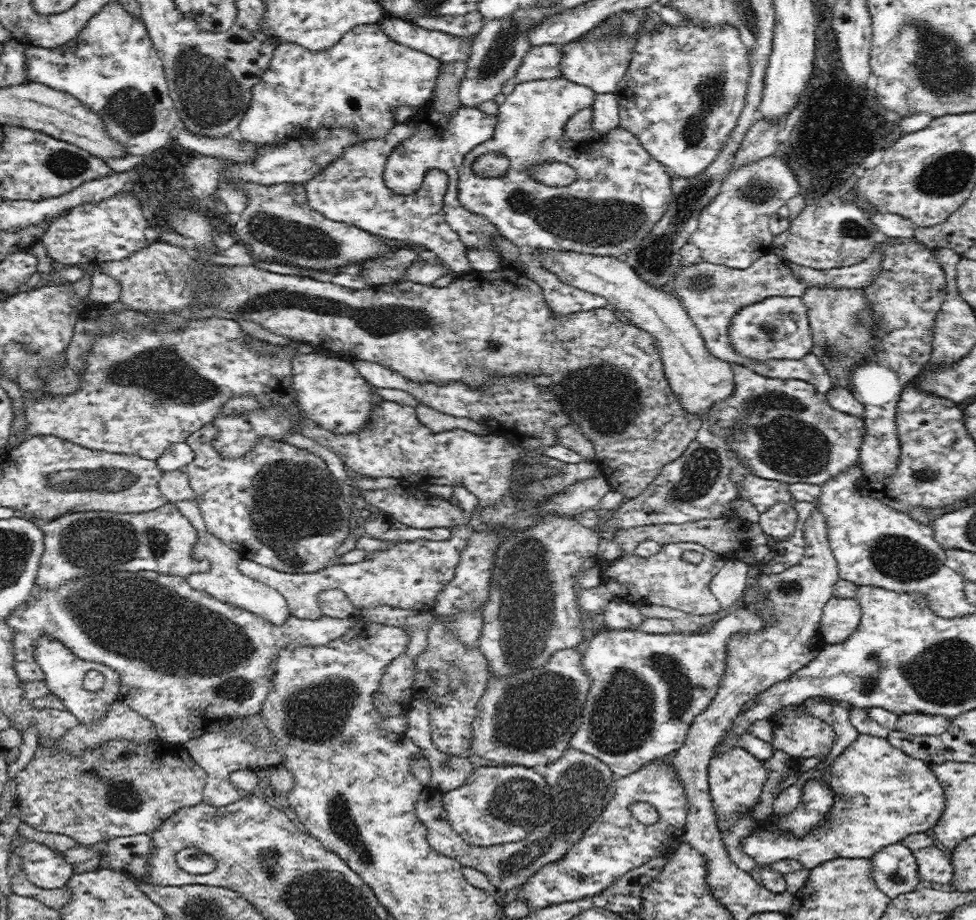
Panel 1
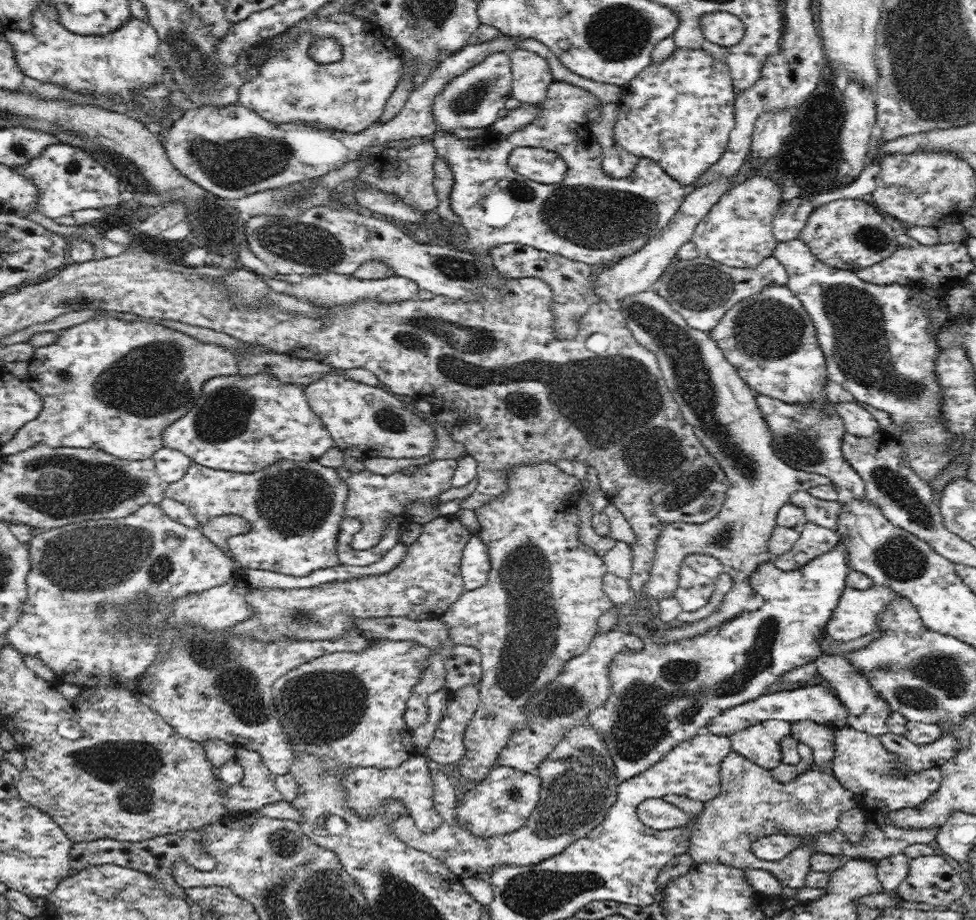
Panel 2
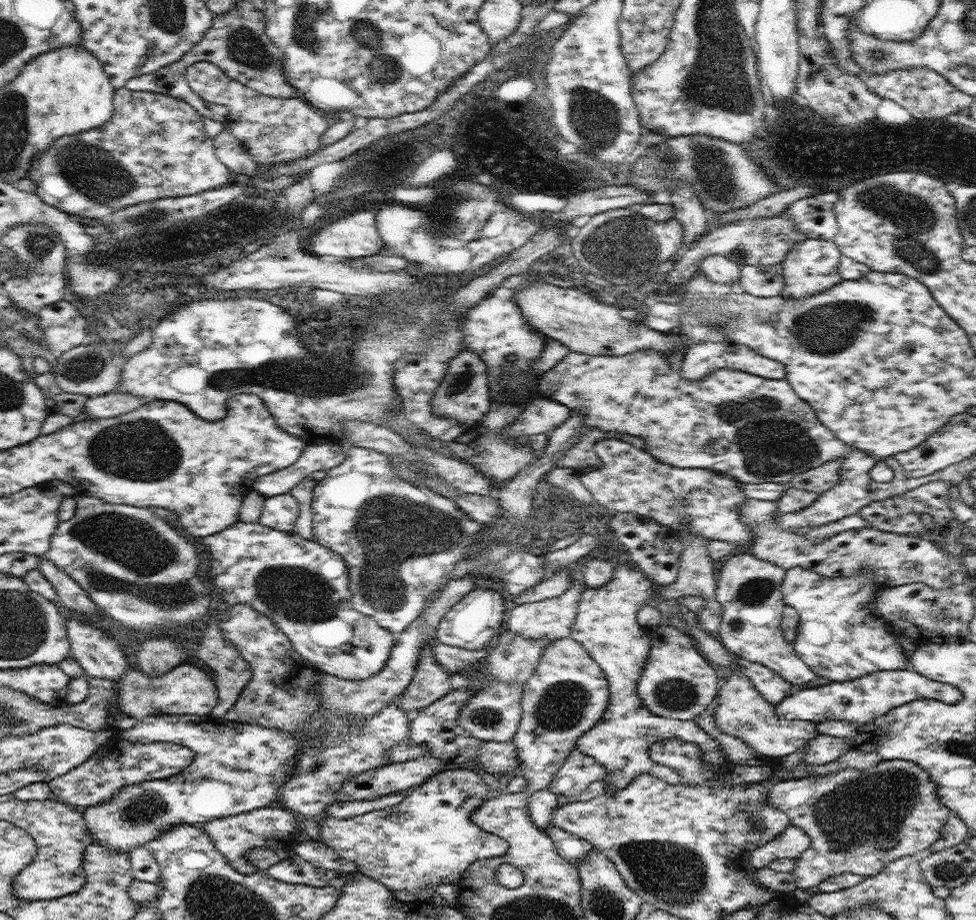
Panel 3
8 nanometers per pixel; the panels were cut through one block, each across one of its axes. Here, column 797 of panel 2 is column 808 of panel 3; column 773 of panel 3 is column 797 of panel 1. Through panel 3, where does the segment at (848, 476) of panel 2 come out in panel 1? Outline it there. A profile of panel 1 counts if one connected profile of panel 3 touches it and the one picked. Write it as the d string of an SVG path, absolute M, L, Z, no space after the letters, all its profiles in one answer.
M738 363L731 364L731 369L735 384L732 394L709 408L702 425L710 434L721 438L729 447L730 453L735 453L752 475L788 484L807 482L821 485L858 463L862 440L866 435L863 418L832 408L825 395L805 380L762 376Z

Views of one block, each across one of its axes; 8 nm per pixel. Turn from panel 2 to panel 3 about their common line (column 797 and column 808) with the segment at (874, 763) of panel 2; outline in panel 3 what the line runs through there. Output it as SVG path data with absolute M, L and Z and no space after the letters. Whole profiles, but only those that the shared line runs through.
M790 825L779 836L750 853L752 866L756 869L768 866L776 859L799 858L810 848L810 837L797 826Z

